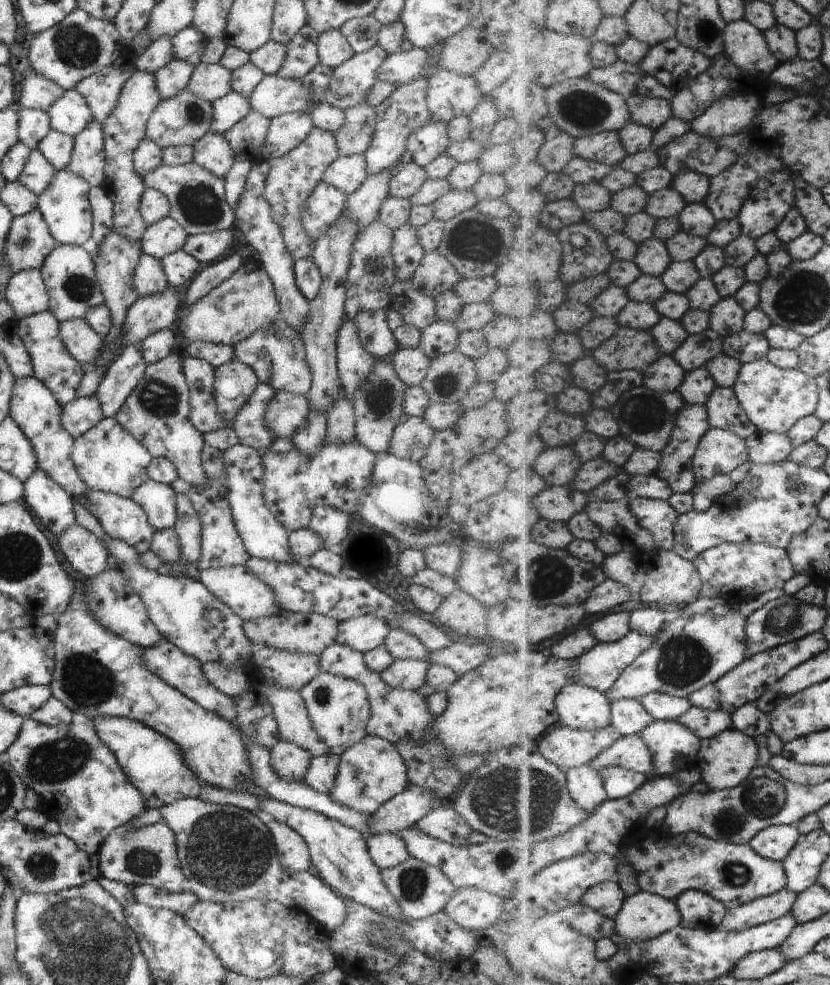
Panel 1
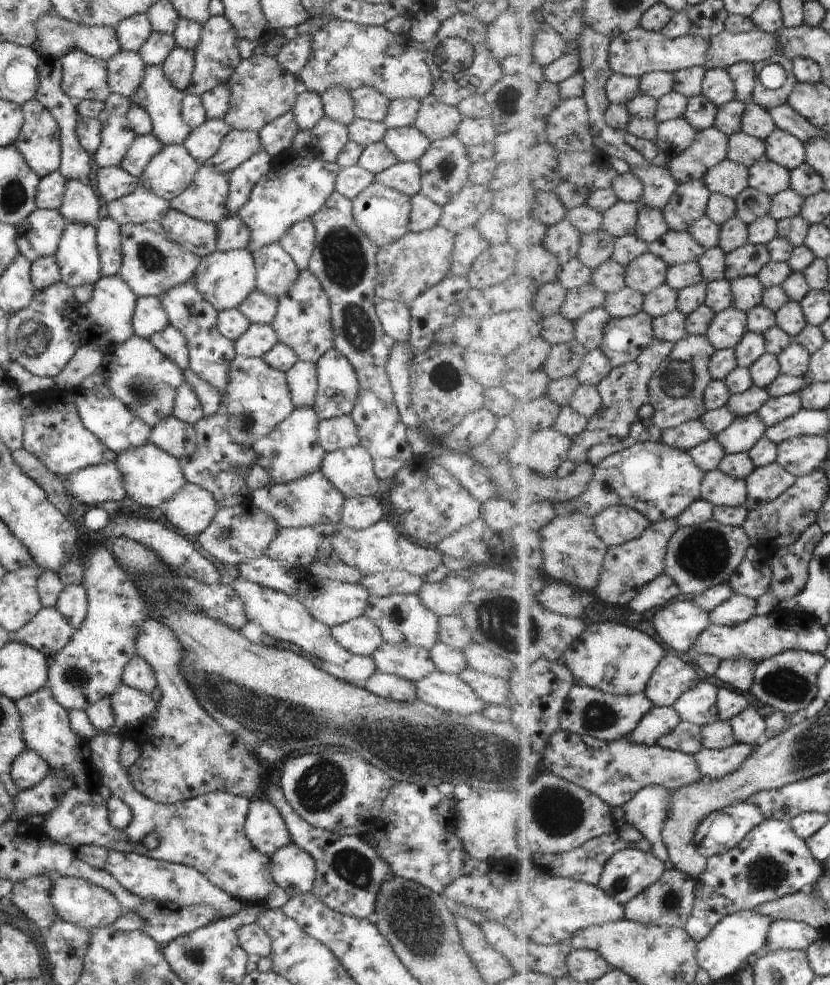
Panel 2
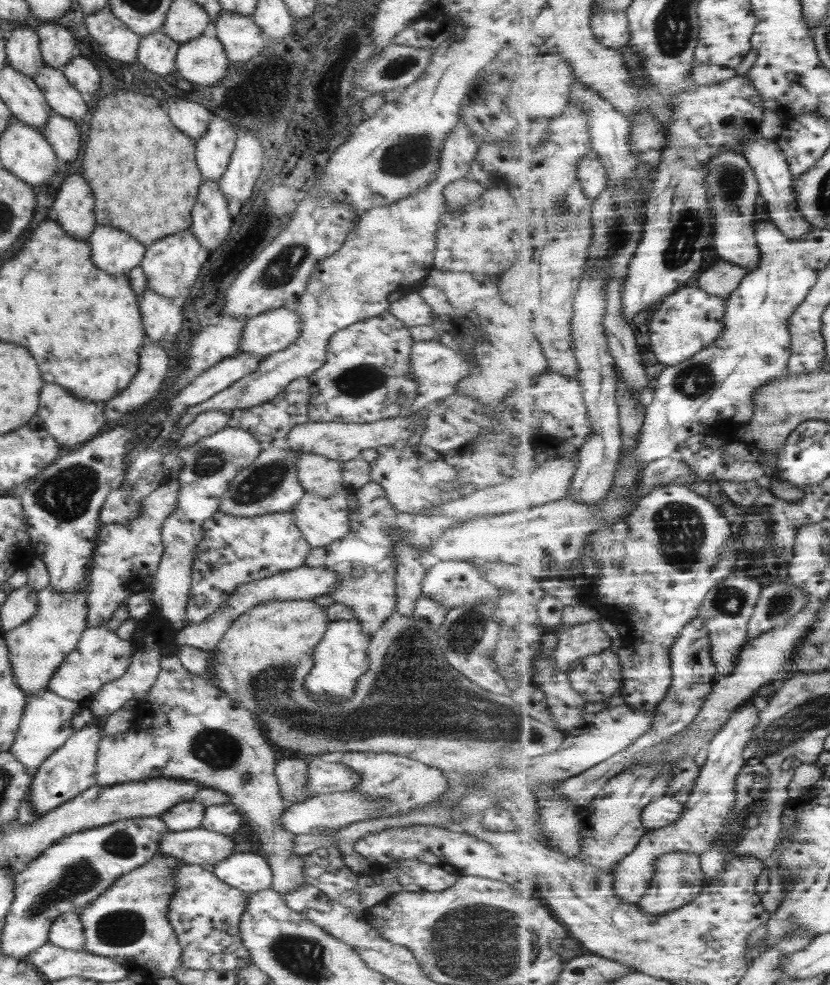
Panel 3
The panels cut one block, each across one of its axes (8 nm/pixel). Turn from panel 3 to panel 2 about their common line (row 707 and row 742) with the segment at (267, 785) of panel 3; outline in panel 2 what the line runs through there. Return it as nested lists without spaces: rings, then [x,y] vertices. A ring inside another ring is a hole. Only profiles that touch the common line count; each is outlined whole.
[[[154,616],[145,618],[141,626],[137,626],[133,646],[135,655],[153,669],[161,693],[155,720],[134,736],[139,756],[127,769],[133,788],[161,804],[173,804],[217,791],[228,791],[250,801],[256,798],[267,768],[249,753],[243,742],[233,738],[233,734],[227,734],[195,702],[181,678],[181,646],[171,630]]]

